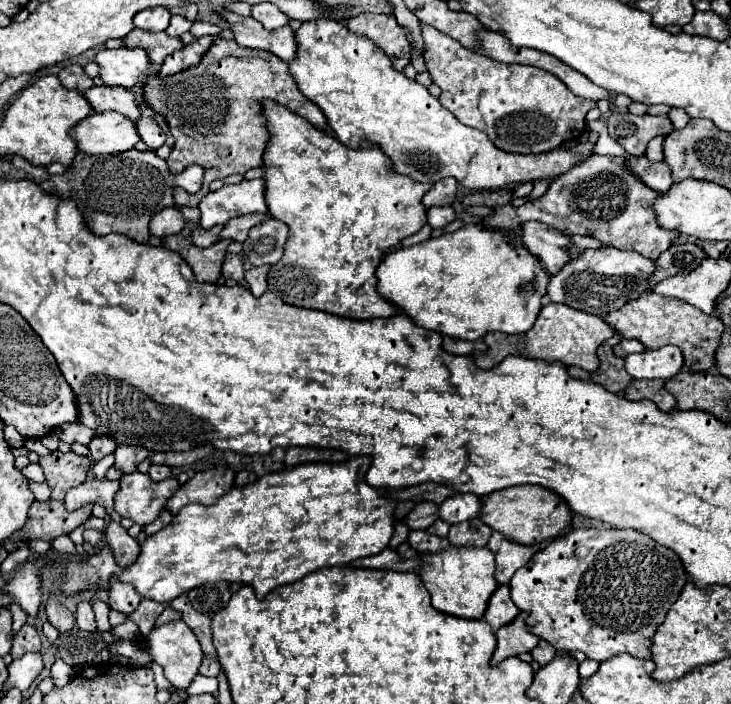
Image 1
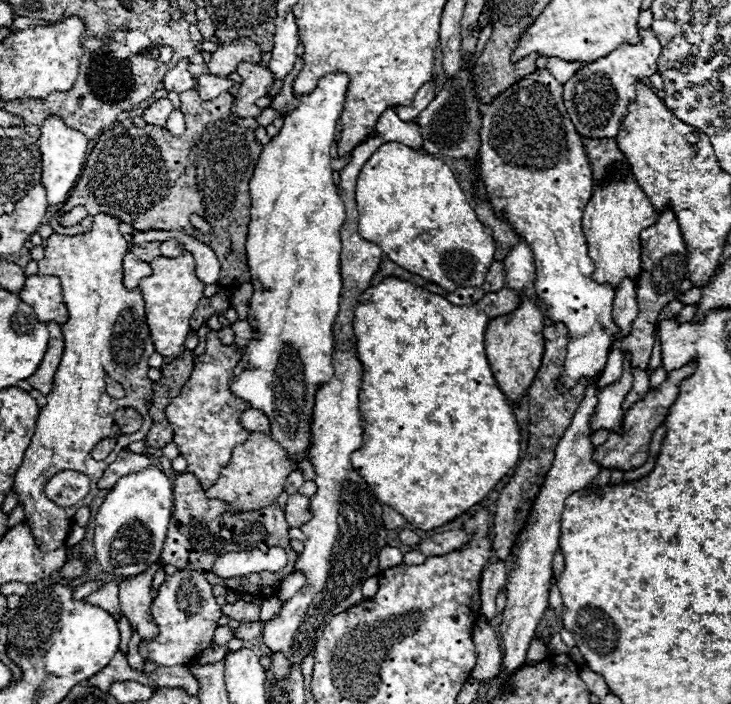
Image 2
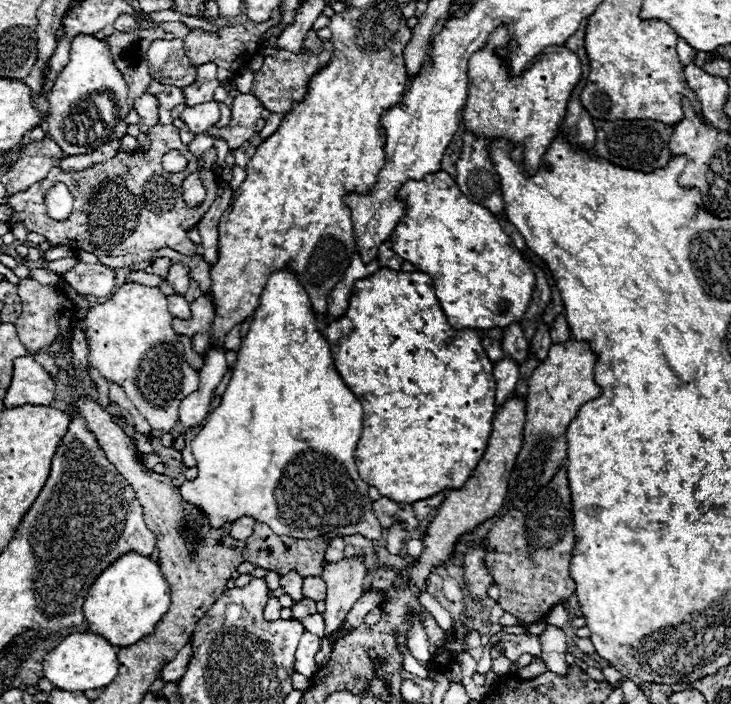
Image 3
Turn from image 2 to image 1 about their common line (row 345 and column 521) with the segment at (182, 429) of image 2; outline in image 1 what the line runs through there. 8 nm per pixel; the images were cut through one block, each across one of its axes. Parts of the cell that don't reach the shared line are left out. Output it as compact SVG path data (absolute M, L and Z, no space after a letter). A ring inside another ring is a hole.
M592 154L586 162L574 166L564 176L556 178L546 196L534 202L526 202L520 208L510 204L496 206L494 216L484 218L492 228L508 228L520 232L520 224L526 220L544 222L560 232L592 236L608 246L620 250L634 250L646 258L656 260L664 250L670 248L672 240L678 236L674 230L664 230L656 224L654 202L660 194L646 188L638 178L622 170L622 158Z

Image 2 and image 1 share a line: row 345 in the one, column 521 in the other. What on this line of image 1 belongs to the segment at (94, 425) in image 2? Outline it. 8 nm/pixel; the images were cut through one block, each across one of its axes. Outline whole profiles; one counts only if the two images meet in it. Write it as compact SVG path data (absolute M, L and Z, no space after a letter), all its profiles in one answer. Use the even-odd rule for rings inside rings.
M424 24L424 60L432 82L440 86L440 102L462 124L478 128L506 152L540 154L584 134L586 112L596 104L572 94L554 74L522 64L504 64L462 48L450 36Z

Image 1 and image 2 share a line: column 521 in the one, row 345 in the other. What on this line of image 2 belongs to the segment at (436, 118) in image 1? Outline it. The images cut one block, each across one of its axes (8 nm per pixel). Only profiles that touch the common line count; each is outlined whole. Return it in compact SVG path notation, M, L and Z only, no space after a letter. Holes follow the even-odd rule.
M184 252L178 258L156 258L152 260L152 274L138 282L138 290L146 302L146 324L154 340L156 352L170 358L178 356L184 348L184 340L190 332L190 316L196 310L200 298L204 298L204 284L196 276L194 258ZM190 314L190 316L188 316Z

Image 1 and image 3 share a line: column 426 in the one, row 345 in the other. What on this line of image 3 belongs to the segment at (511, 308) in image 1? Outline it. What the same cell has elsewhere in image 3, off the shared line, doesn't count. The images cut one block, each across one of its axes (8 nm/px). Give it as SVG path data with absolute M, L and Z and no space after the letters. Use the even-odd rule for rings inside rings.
M282 268L276 270L260 296L260 304L256 308L256 312L252 314L252 322L248 328L248 334L242 338L242 344L238 348L238 358L236 364L232 368L232 378L230 384L226 388L226 392L222 394L222 402L218 408L214 408L202 430L198 432L198 436L192 440L192 452L196 458L196 468L198 468L198 478L194 480L186 480L180 486L180 494L184 500L196 504L198 508L202 508L210 520L212 526L220 528L224 522L234 522L240 516L252 516L256 522L264 522L268 524L278 536L290 536L290 538L316 538L322 534L338 534L338 536L352 536L352 534L362 534L368 540L380 540L382 538L382 526L378 522L378 518L372 512L372 500L368 498L368 484L360 478L356 462L354 462L354 450L360 438L360 430L362 430L362 420L364 420L364 410L360 400L352 394L352 390L344 384L344 380L340 378L334 360L332 360L332 352L328 346L328 340L322 336L322 332L318 330L316 324L316 314L312 310L310 298L304 290L304 286L298 282L298 276L294 270Z

